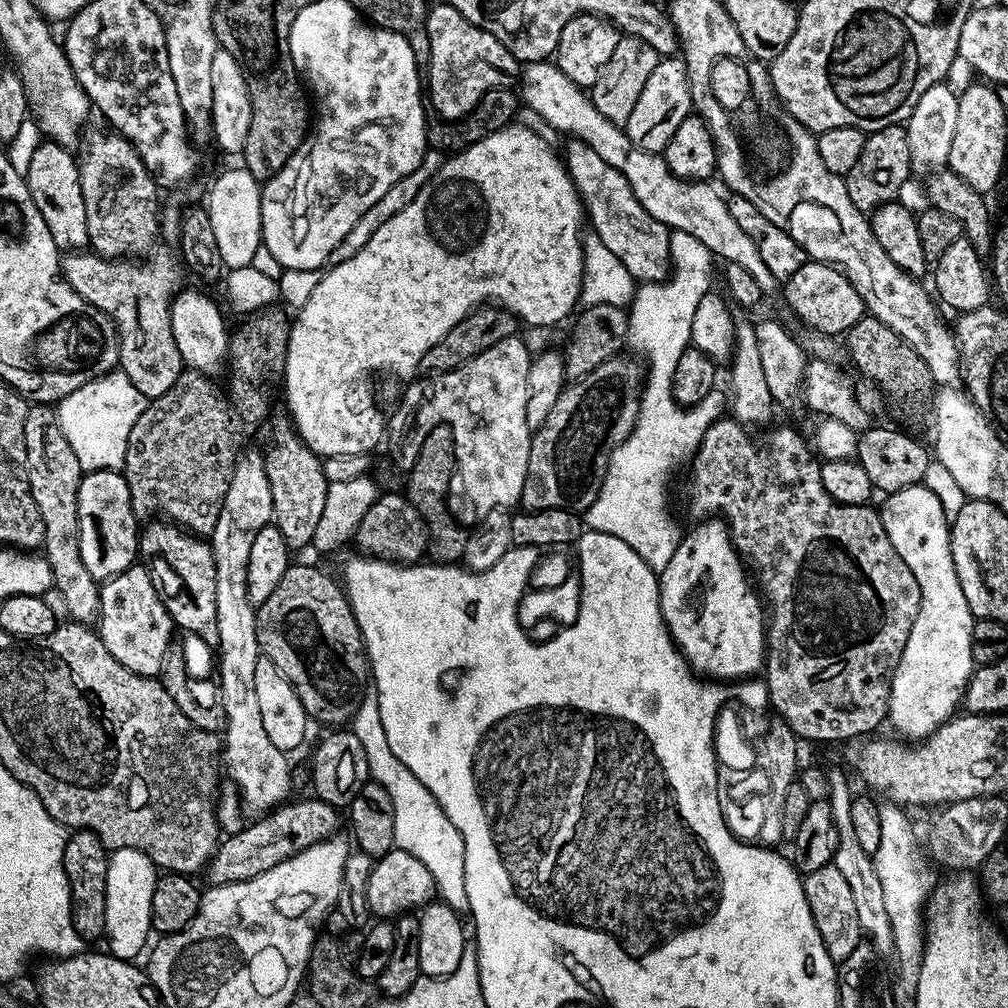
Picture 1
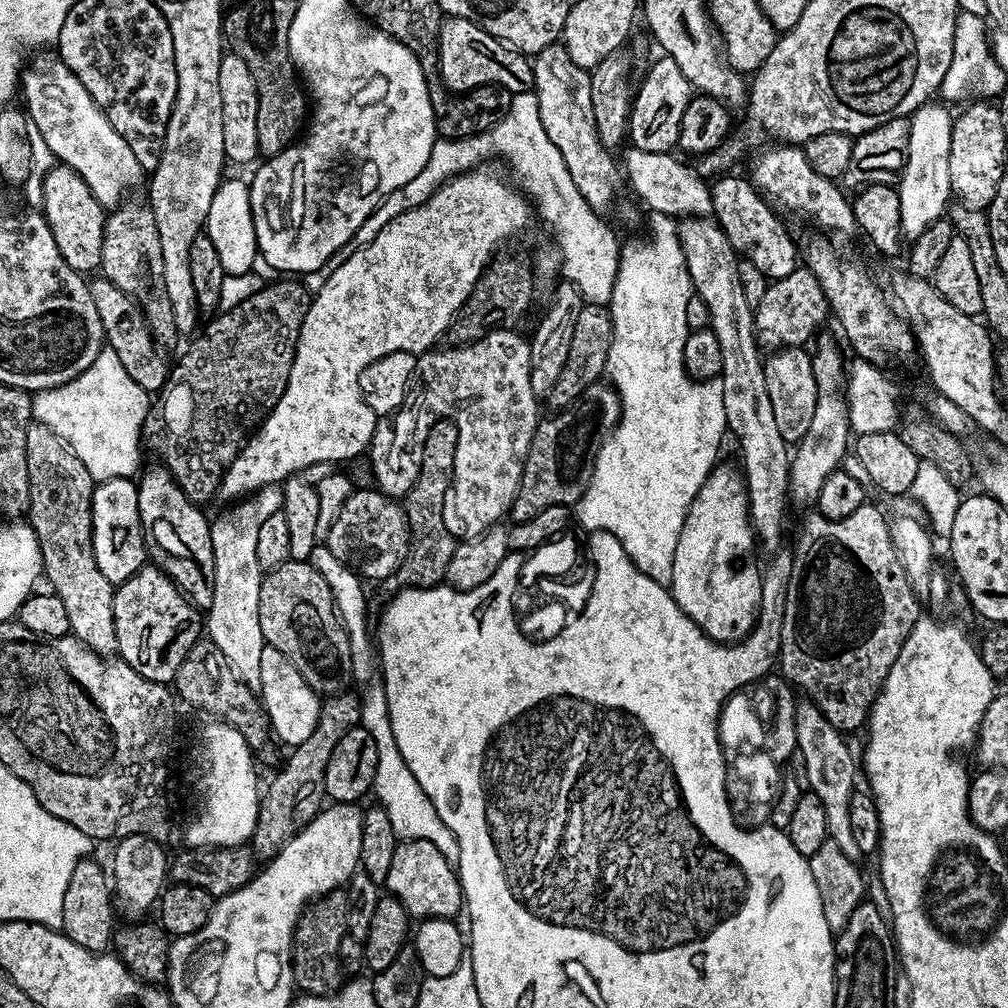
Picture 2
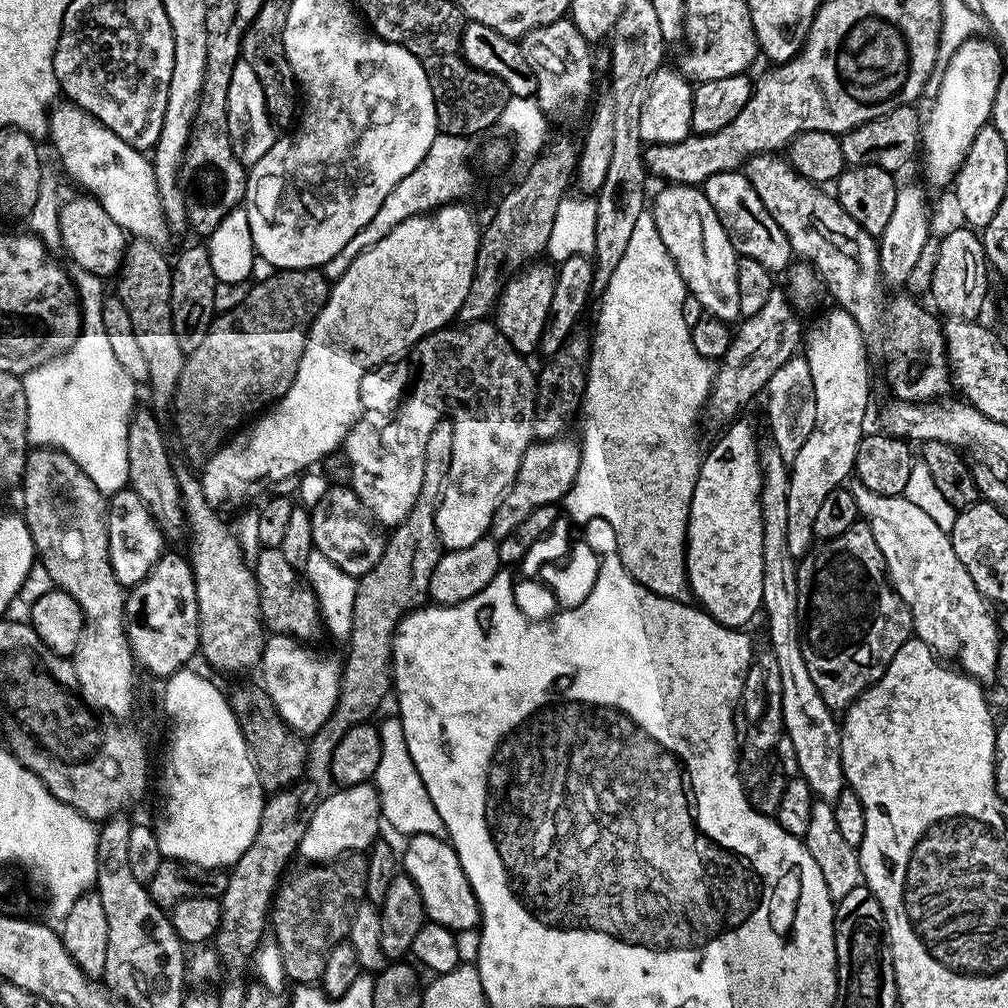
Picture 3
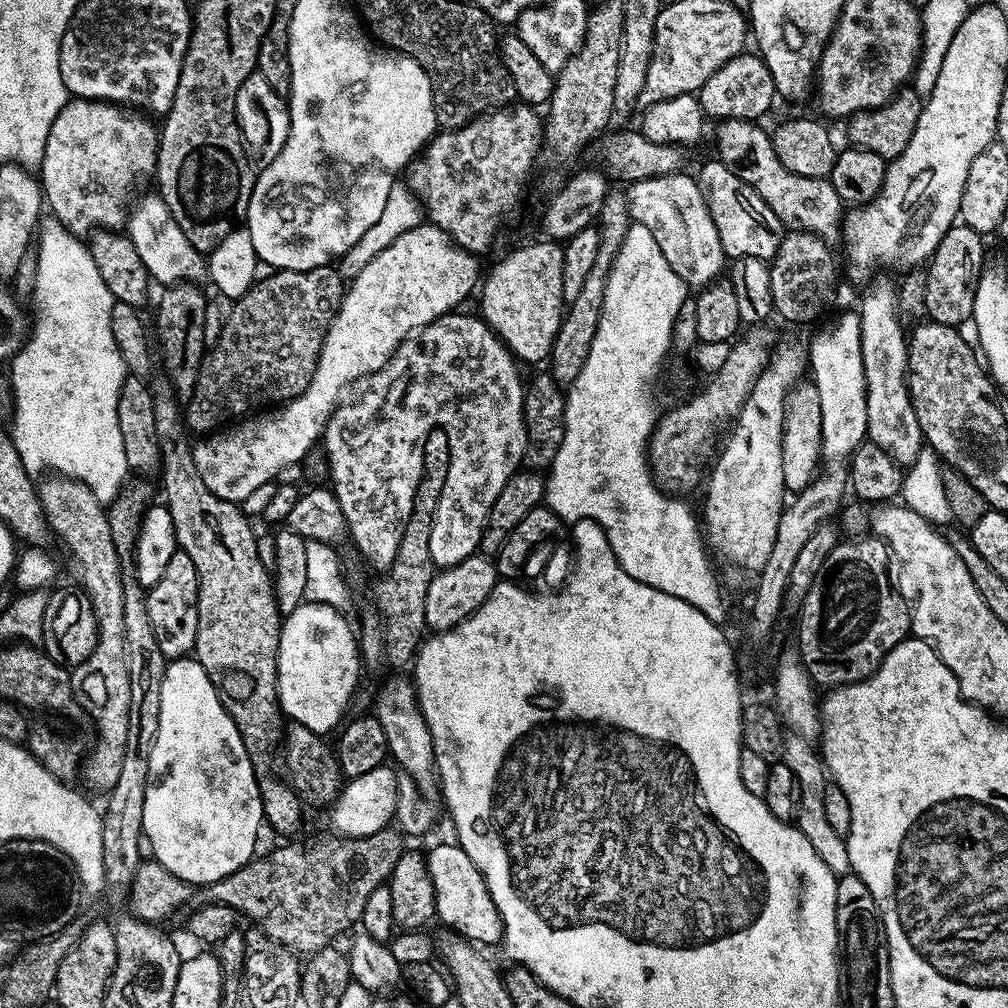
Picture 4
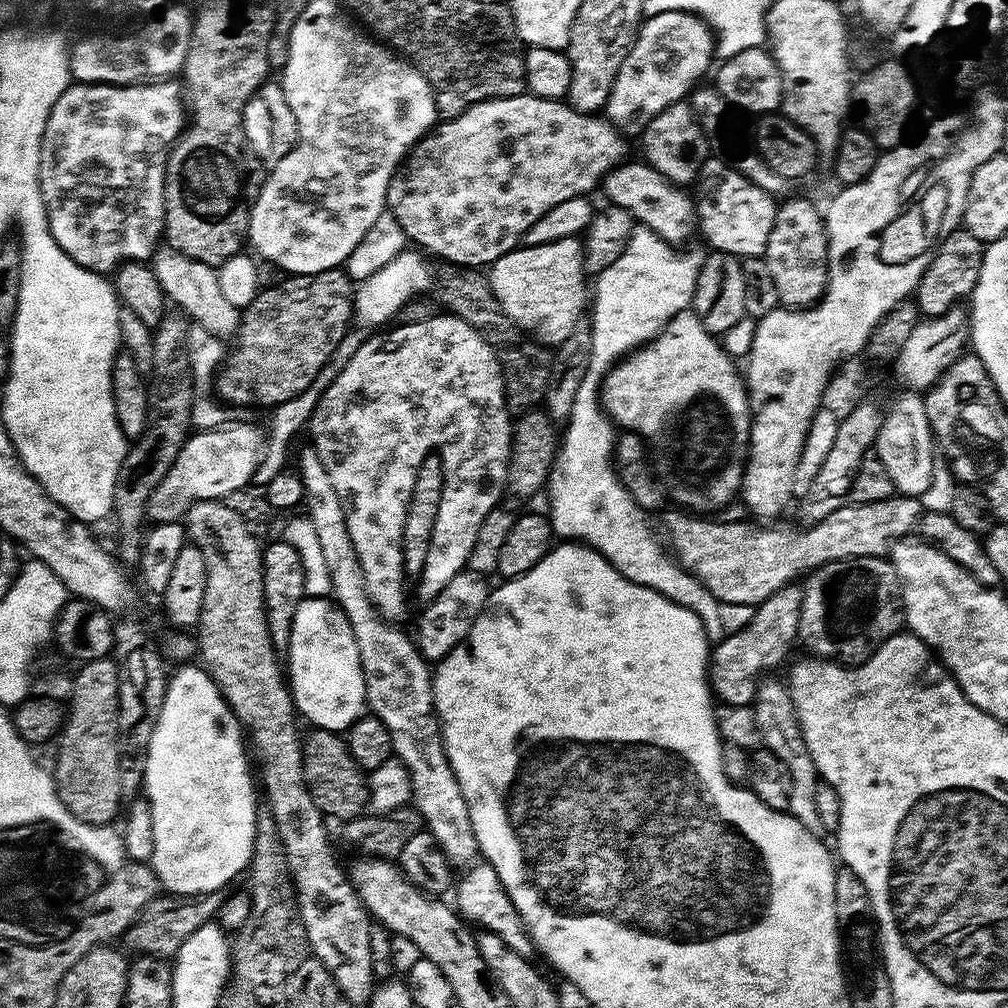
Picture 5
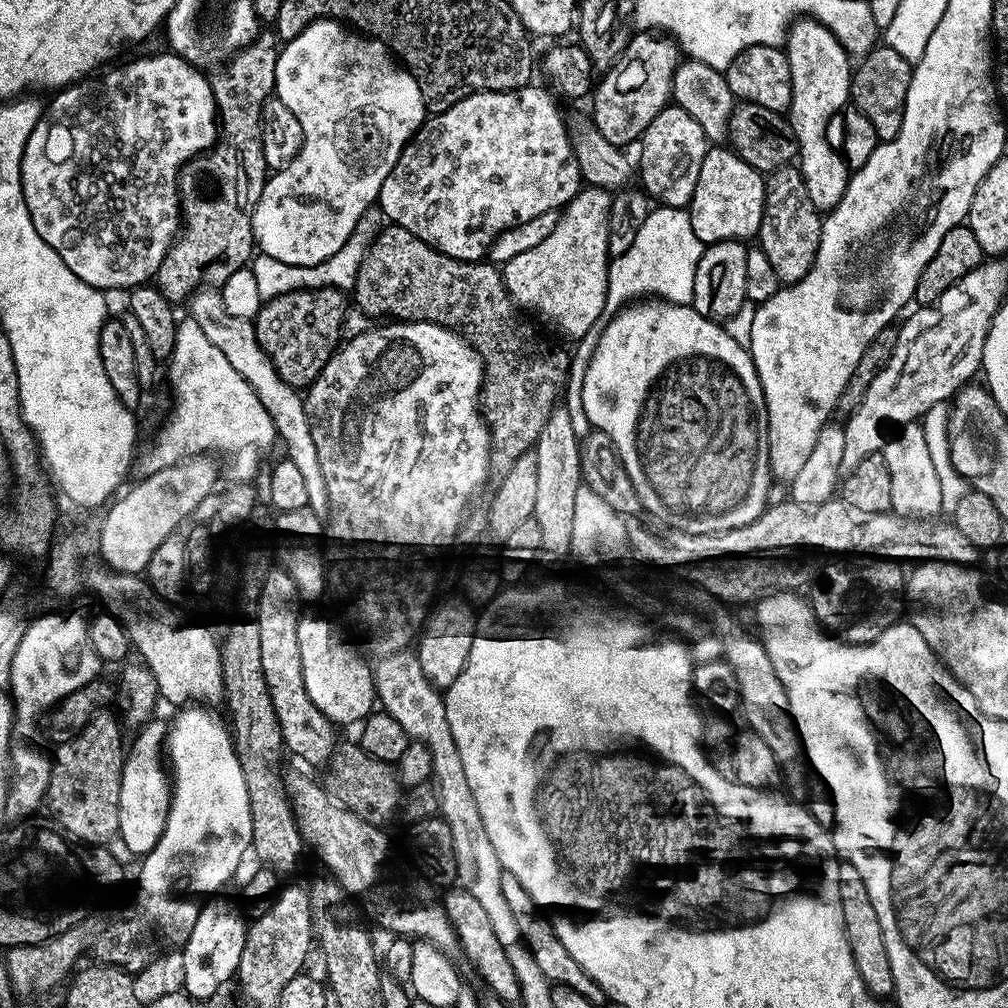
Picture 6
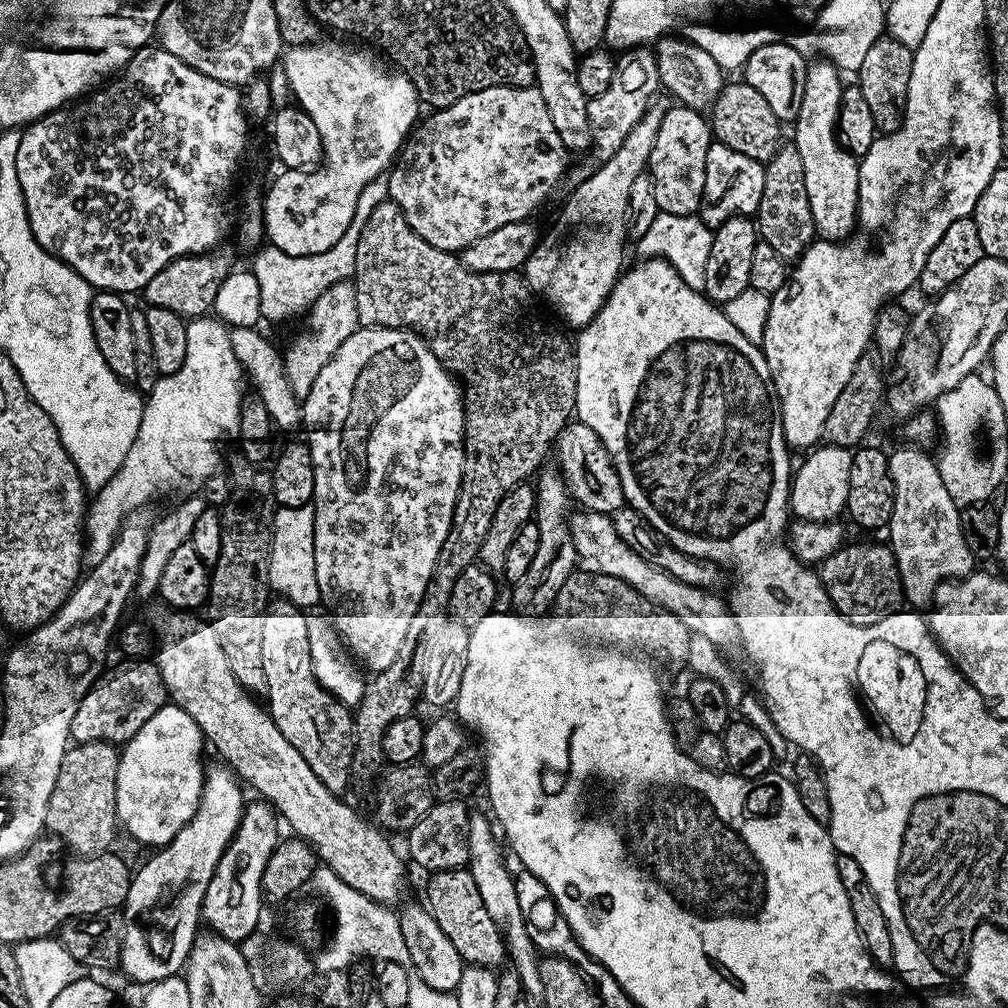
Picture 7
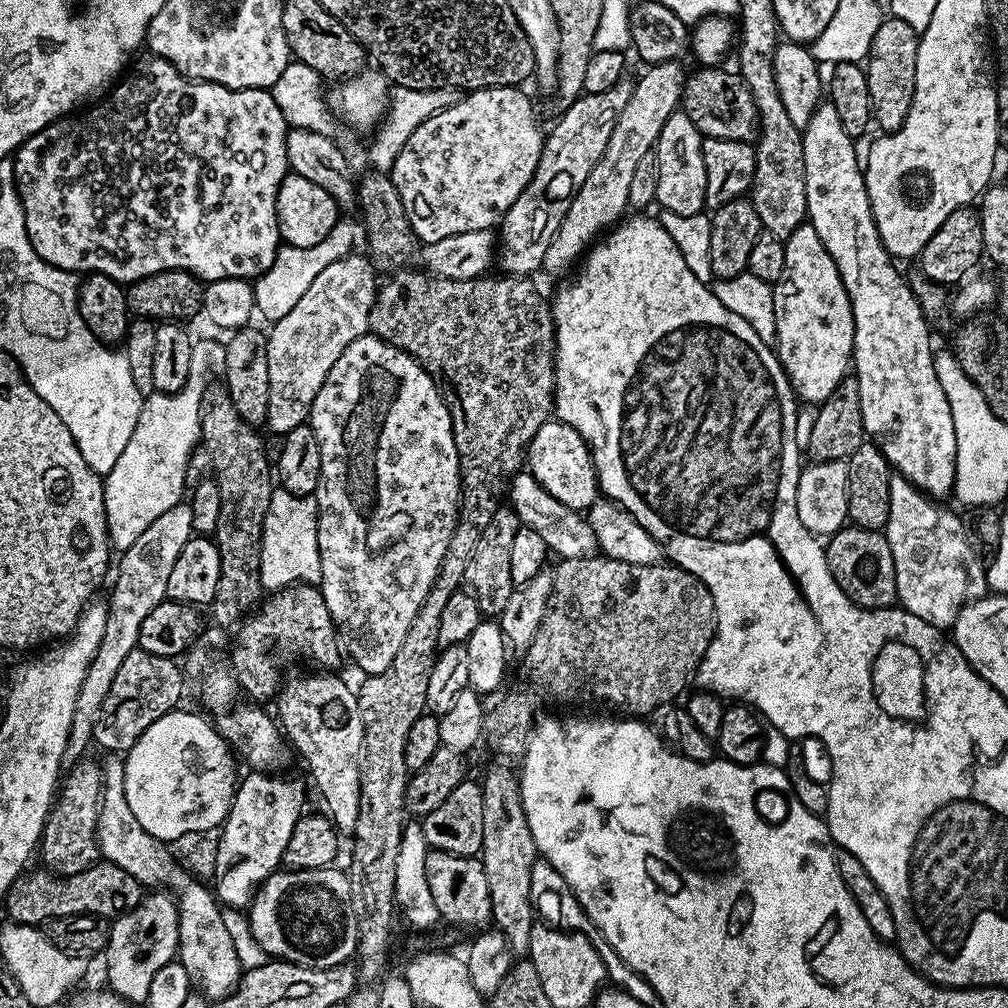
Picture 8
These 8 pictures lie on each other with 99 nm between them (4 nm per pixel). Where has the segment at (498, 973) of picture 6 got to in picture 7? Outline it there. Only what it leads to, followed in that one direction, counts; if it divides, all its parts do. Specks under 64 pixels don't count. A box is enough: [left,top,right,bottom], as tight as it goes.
[427,867,506,969]

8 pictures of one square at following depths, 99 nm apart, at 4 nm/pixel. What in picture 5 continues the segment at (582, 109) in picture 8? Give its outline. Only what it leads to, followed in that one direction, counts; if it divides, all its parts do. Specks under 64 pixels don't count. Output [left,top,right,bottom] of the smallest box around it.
[602,12,714,137]

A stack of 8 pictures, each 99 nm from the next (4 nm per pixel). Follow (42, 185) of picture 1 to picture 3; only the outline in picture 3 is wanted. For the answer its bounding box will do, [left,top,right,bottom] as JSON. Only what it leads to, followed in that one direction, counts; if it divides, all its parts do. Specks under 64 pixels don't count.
[60,194,126,278]

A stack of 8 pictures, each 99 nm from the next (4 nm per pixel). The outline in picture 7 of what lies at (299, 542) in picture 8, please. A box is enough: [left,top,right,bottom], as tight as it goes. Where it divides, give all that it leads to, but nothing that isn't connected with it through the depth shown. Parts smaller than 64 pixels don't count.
[268,504,320,610]

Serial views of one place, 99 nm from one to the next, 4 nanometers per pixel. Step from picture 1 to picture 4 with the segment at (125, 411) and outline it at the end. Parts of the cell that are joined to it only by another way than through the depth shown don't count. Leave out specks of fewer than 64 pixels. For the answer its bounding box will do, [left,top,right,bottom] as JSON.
[10,214,130,506]

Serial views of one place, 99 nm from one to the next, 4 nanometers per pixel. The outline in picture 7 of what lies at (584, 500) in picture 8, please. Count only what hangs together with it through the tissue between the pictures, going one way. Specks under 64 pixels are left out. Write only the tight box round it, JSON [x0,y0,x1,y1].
[554,422,625,513]

